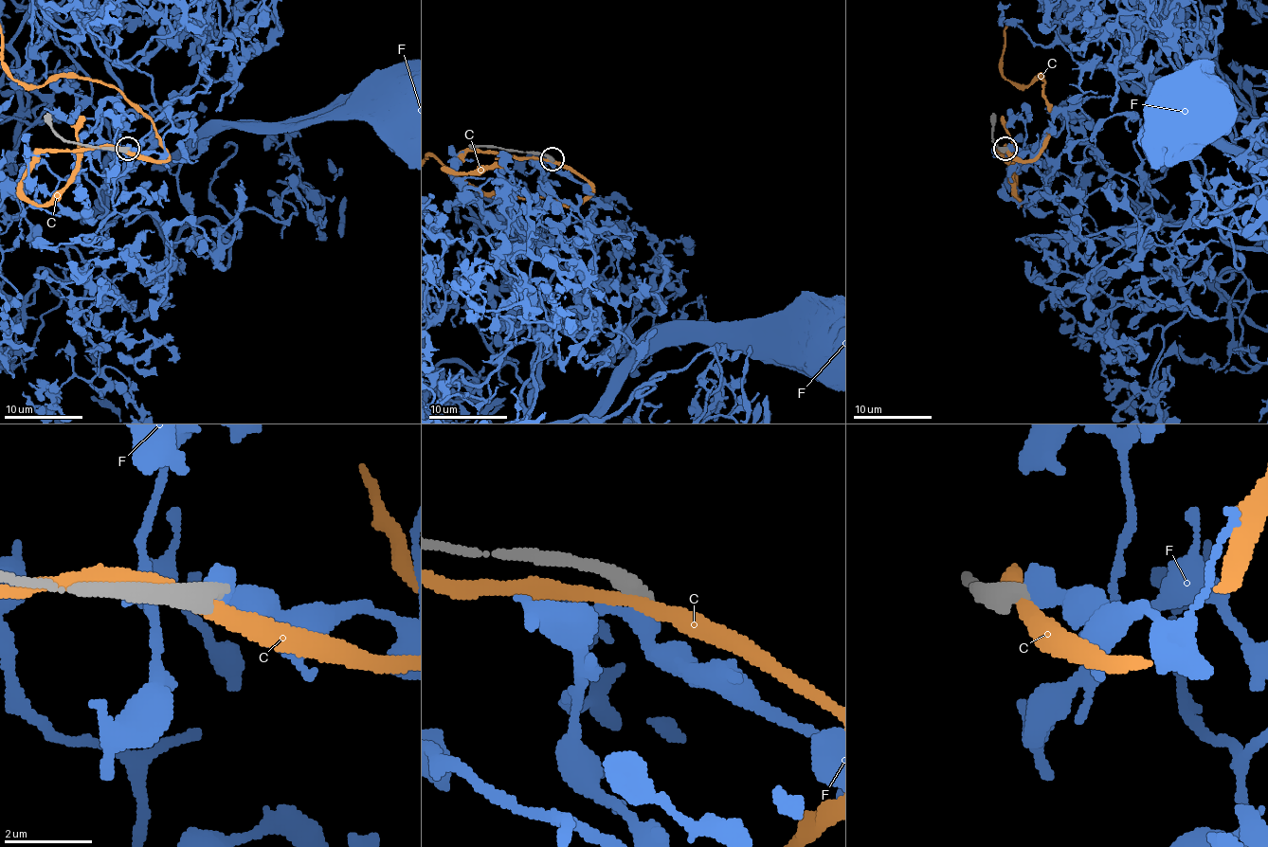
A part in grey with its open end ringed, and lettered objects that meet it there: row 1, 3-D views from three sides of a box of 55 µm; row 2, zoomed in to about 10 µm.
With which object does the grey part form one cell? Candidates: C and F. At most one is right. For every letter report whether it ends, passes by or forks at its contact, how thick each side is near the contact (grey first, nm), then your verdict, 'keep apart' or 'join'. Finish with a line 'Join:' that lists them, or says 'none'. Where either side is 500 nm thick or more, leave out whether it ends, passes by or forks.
C: calibres 500 and 320 nm; keep apart
F: it passes by; calibres 440 and 400 nm; keep apart
Join: none

